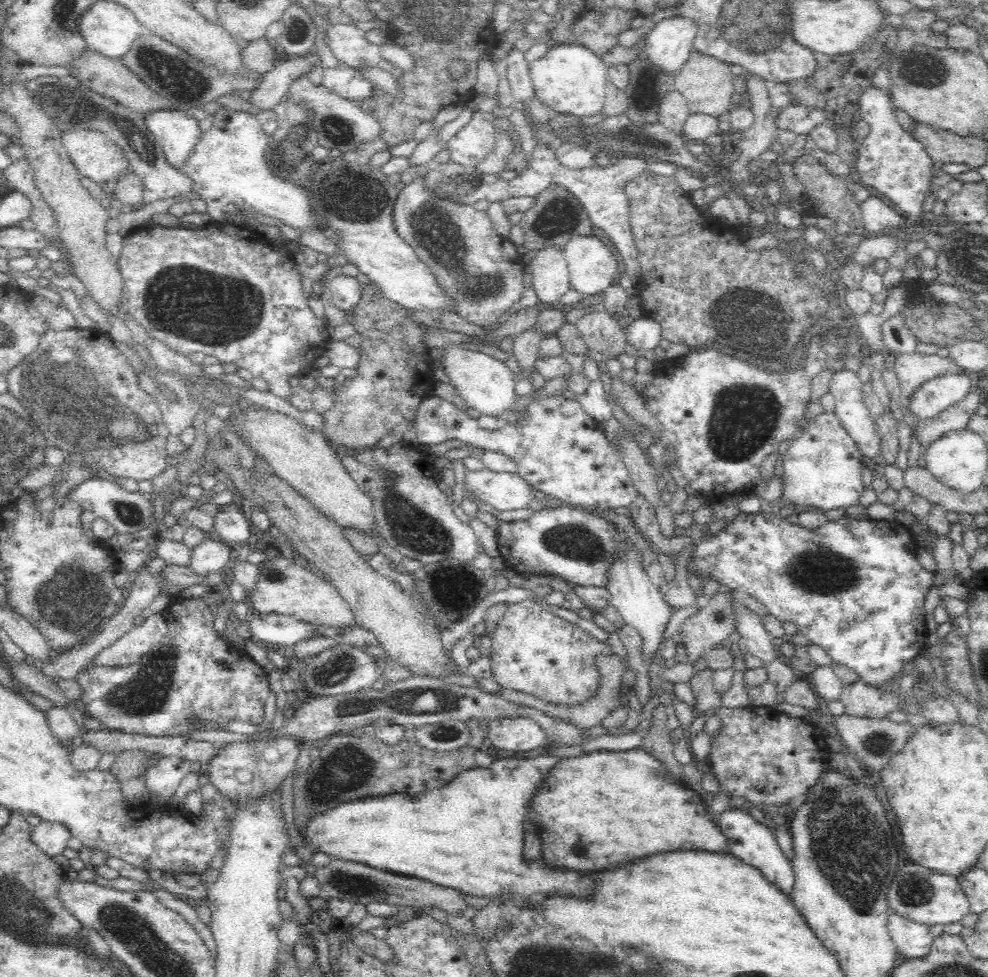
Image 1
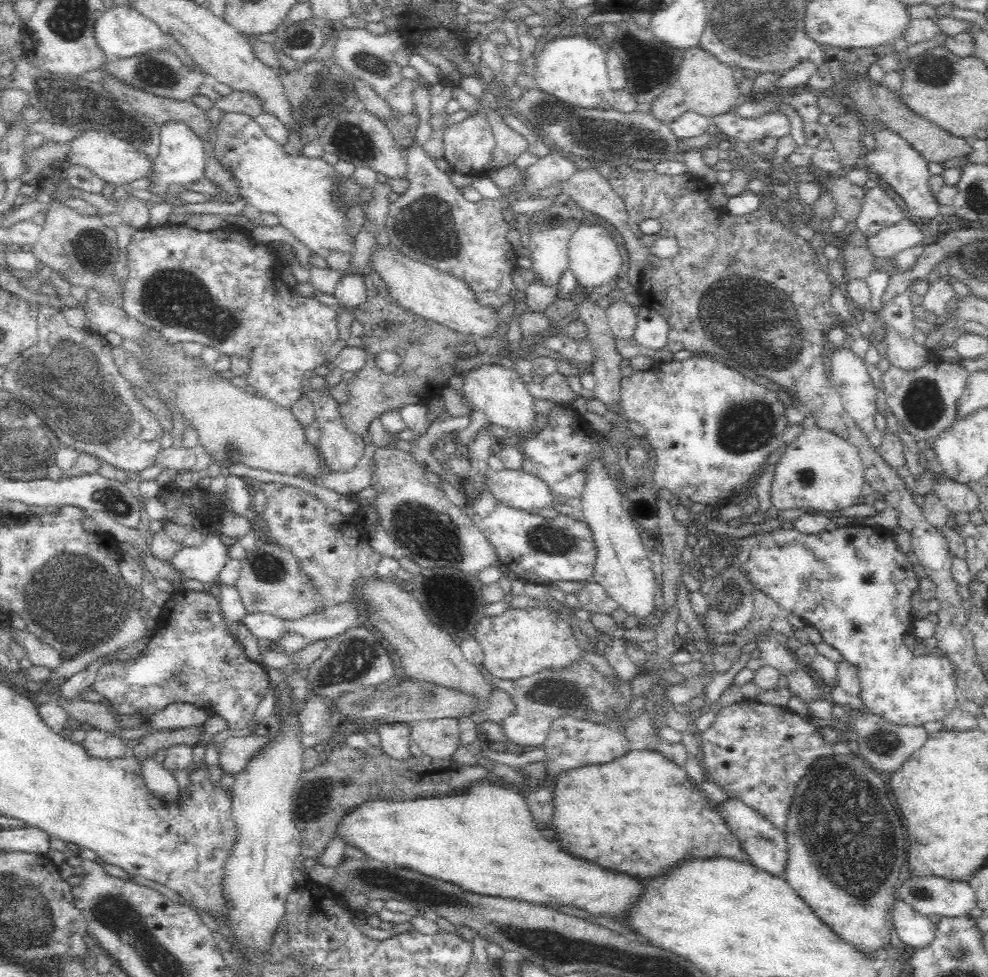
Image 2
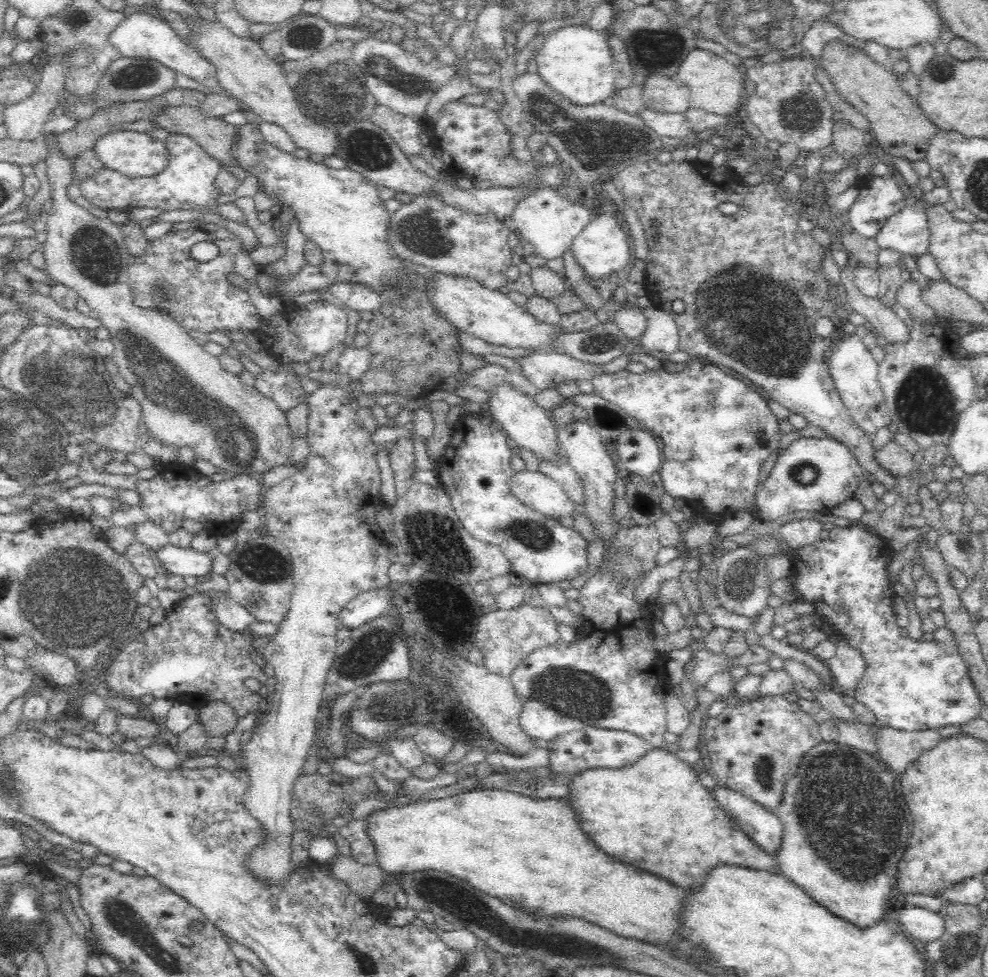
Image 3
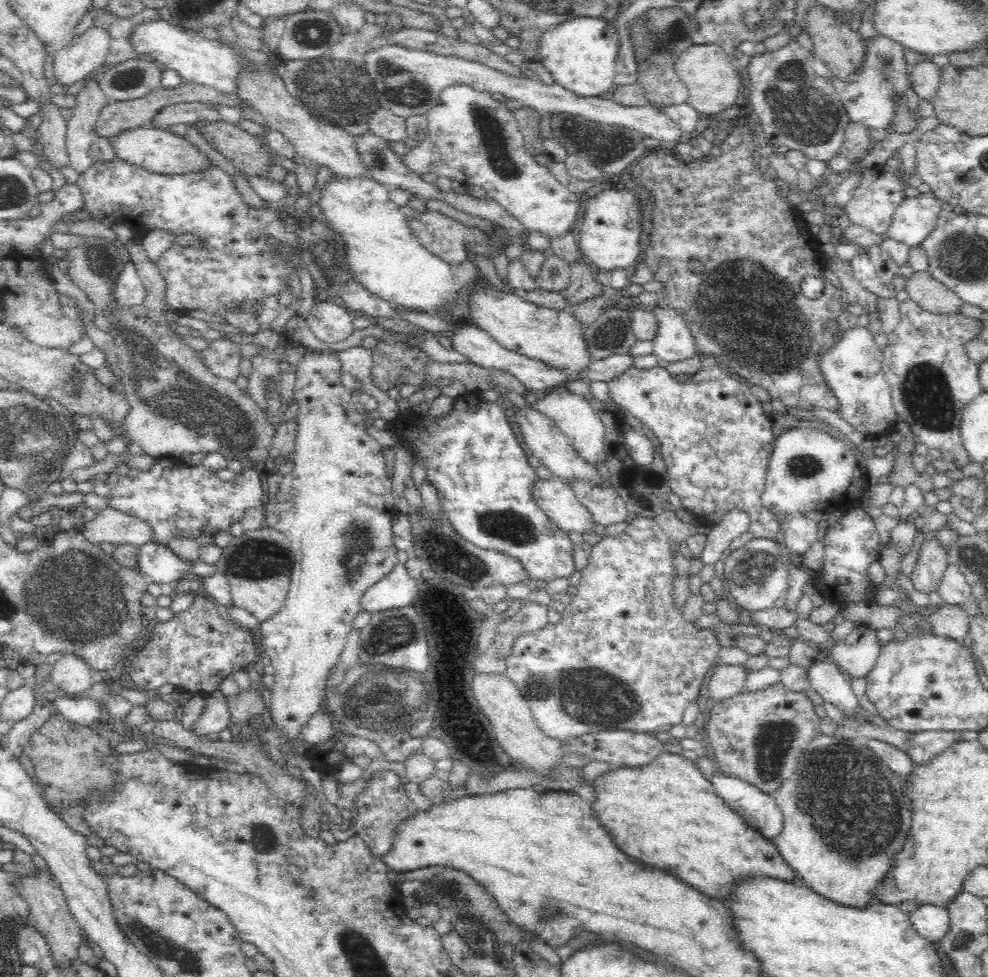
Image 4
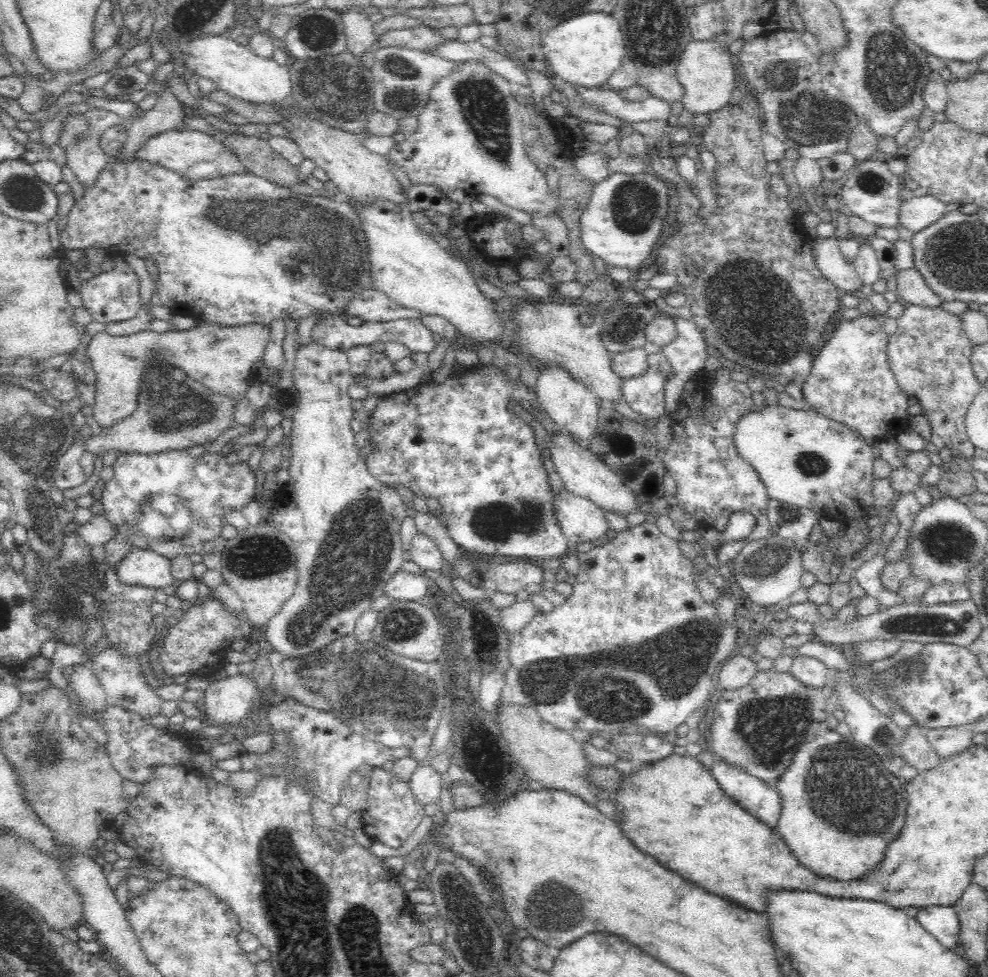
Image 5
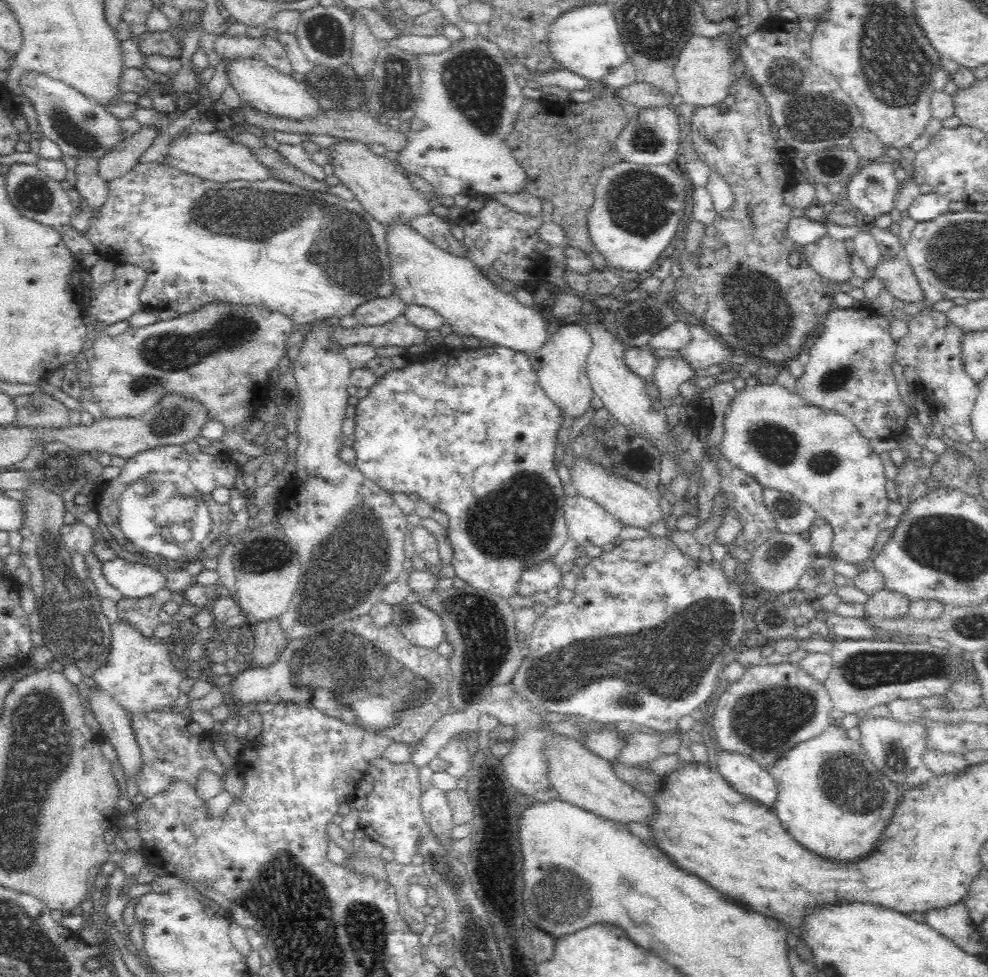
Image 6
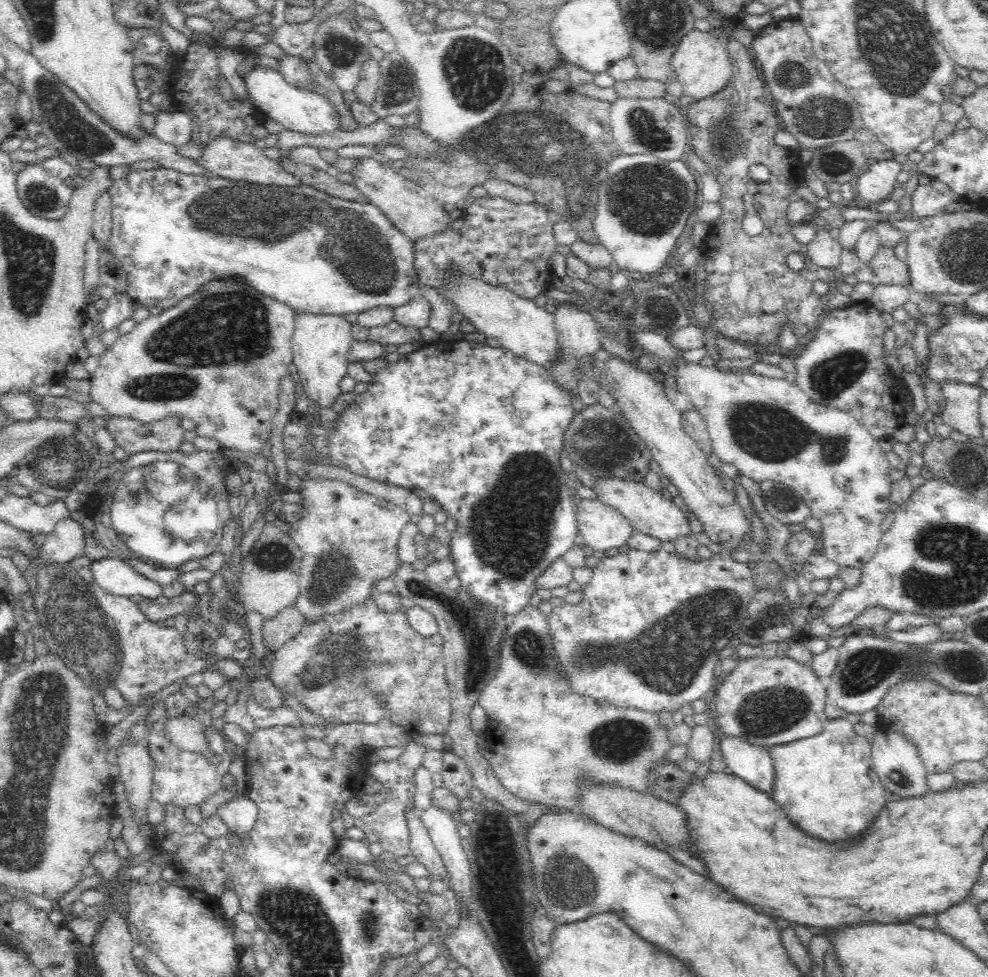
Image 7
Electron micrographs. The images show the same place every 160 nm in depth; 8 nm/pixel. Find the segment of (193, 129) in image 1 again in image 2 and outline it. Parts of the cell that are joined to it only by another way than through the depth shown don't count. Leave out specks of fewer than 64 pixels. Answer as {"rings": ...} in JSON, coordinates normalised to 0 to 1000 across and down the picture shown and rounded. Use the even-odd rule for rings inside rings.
{"rings":[[[173,123],[162,126],[161,131],[161,158],[154,178],[154,194],[156,199],[184,199],[188,197],[185,190],[192,185],[206,180],[206,150],[205,143],[198,134],[194,133],[186,124]]]}

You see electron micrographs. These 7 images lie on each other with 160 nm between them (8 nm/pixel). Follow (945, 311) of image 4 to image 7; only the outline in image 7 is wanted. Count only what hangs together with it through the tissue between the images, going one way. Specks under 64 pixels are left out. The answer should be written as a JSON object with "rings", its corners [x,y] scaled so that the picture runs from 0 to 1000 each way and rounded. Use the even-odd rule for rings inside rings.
{"rings":[[[891,251],[883,266],[876,267],[887,280],[887,292],[899,291],[915,296],[922,296],[922,284],[918,268],[909,266],[904,254]]]}

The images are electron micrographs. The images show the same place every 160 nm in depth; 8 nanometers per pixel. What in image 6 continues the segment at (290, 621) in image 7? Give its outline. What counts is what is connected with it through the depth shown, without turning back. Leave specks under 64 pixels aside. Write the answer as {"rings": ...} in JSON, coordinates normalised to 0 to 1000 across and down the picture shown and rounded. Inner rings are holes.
{"rings":[[[280,633],[259,637],[258,657],[253,665],[254,678],[259,683],[271,684],[279,678],[291,656],[290,651],[284,648]]]}

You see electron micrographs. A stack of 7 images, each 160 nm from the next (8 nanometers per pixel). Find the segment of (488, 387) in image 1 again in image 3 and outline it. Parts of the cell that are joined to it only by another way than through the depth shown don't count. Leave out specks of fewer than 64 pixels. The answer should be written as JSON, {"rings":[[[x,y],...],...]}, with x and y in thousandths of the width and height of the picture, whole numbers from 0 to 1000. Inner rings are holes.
{"rings":[[[514,390],[503,391],[492,399],[492,403],[494,403],[496,423],[499,424],[501,434],[511,446],[520,450],[524,458],[538,461],[545,471],[560,468],[560,463],[565,456],[564,434],[555,428],[553,420],[545,416],[538,405],[534,406],[532,402],[528,402],[522,394]]]}

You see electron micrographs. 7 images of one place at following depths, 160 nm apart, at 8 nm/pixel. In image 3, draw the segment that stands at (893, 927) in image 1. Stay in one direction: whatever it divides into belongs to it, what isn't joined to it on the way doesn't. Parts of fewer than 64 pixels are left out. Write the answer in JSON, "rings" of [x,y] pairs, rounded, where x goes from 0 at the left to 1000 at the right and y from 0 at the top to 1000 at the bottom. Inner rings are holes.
{"rings":[[[916,925],[907,934],[910,949],[920,958],[922,962],[930,964],[943,964],[954,955],[954,942],[949,933],[937,929]]]}

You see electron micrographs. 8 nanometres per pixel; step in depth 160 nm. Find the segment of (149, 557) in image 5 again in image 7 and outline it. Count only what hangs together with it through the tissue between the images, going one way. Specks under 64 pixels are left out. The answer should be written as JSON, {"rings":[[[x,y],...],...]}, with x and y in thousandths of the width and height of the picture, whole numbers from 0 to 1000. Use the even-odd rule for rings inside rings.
{"rings":[[[108,570],[91,577],[95,596],[117,610],[144,610],[157,613],[165,609],[165,600],[148,589],[140,586],[119,570]]]}

